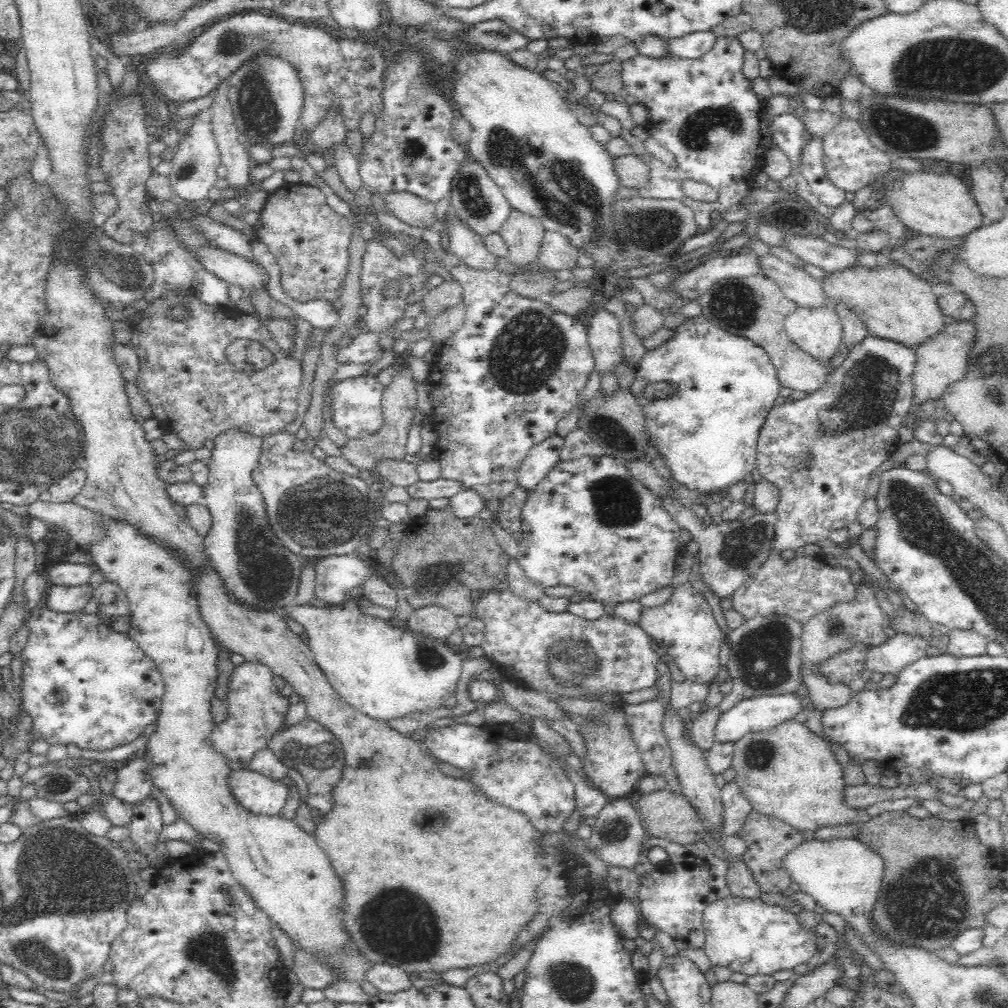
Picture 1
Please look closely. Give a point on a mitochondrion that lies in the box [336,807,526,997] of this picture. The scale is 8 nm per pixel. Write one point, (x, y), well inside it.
(393, 922)

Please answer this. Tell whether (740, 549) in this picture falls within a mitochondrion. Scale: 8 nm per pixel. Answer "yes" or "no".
yes

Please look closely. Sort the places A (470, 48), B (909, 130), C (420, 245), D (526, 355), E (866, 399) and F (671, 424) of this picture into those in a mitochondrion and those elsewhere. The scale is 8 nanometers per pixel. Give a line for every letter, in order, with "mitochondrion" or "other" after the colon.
A: other
B: mitochondrion
C: other
D: mitochondrion
E: mitochondrion
F: other

